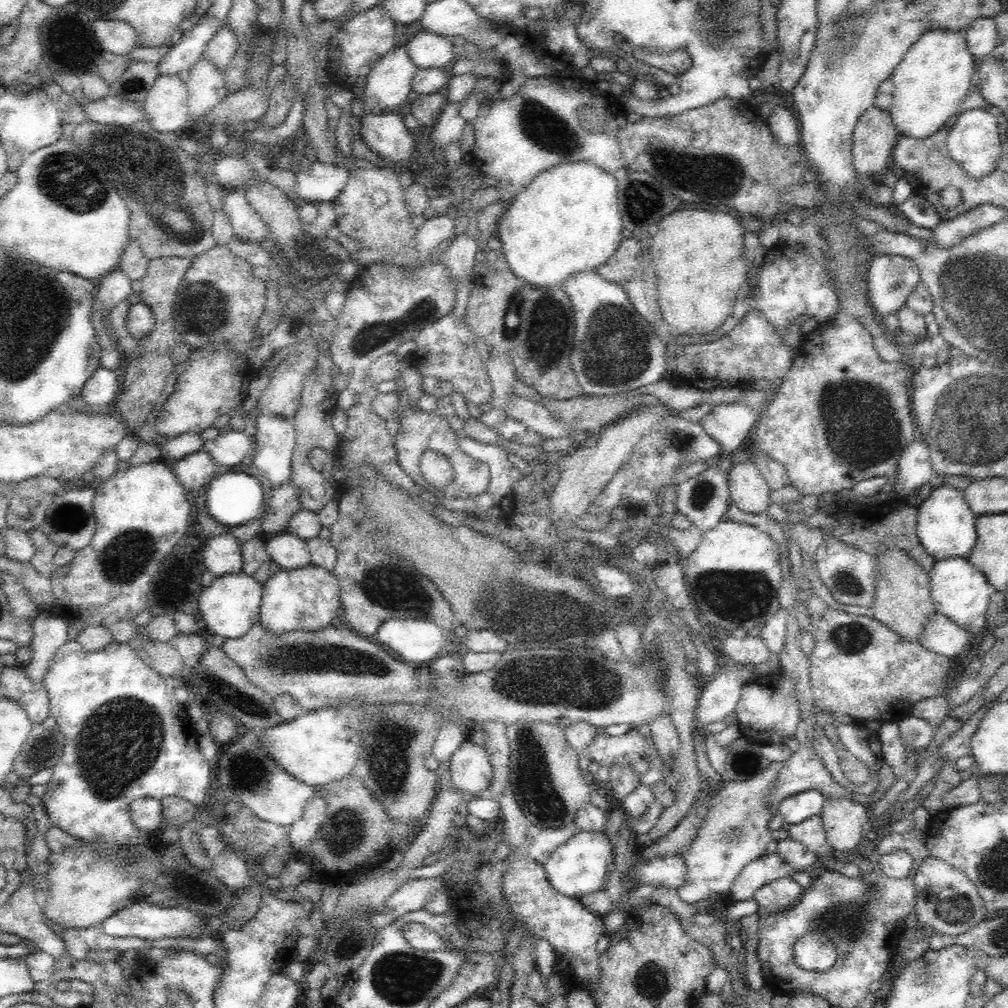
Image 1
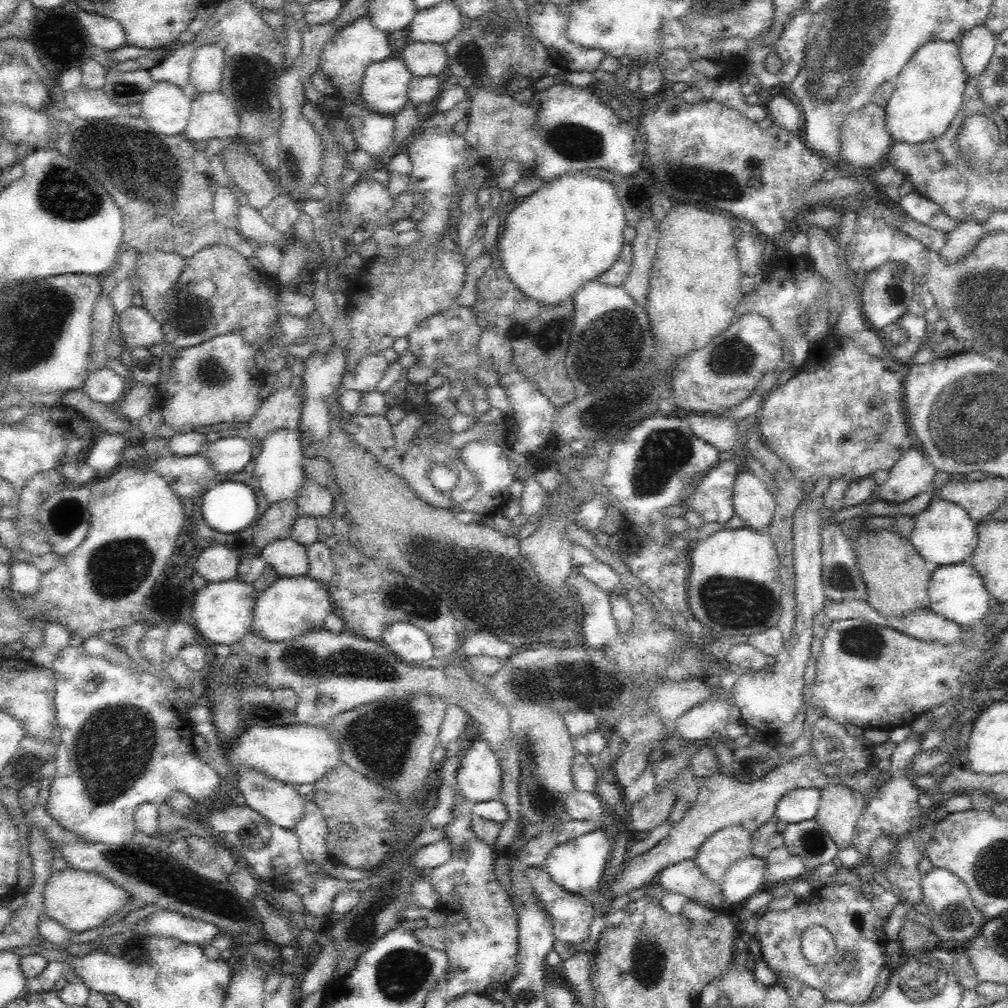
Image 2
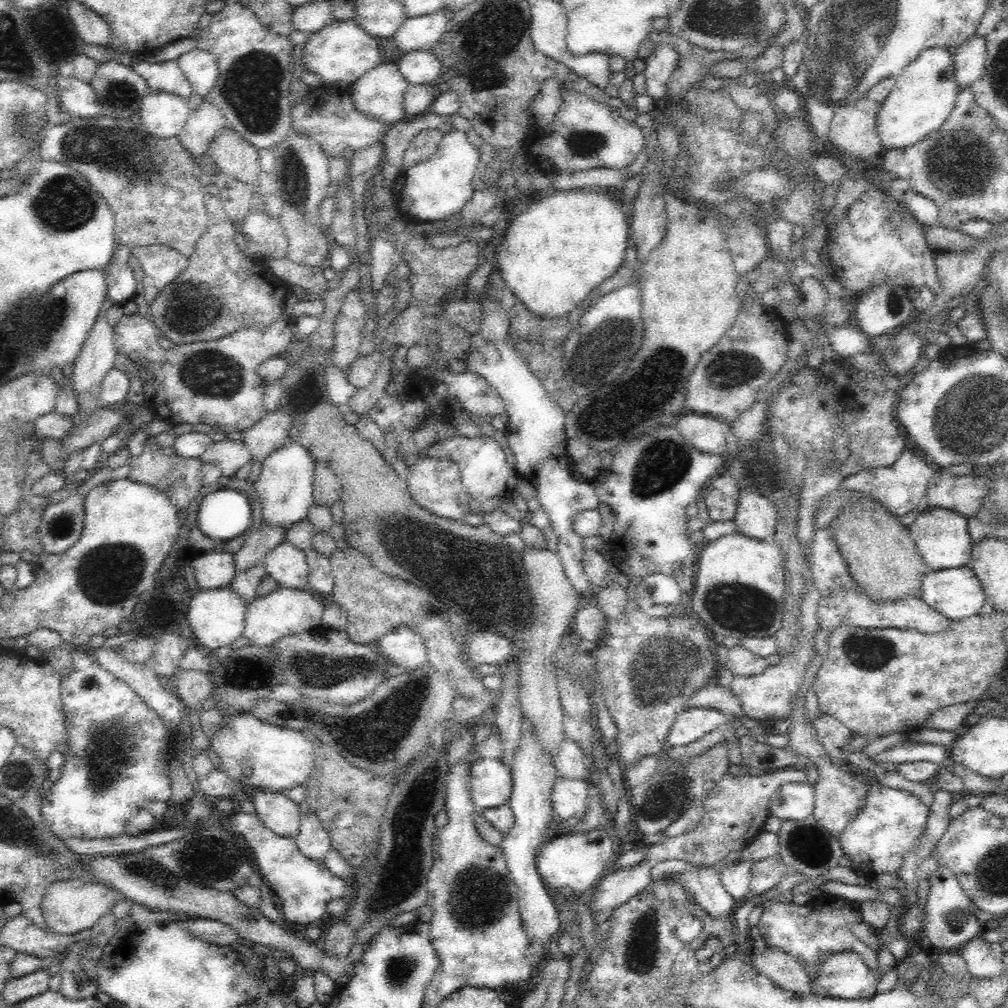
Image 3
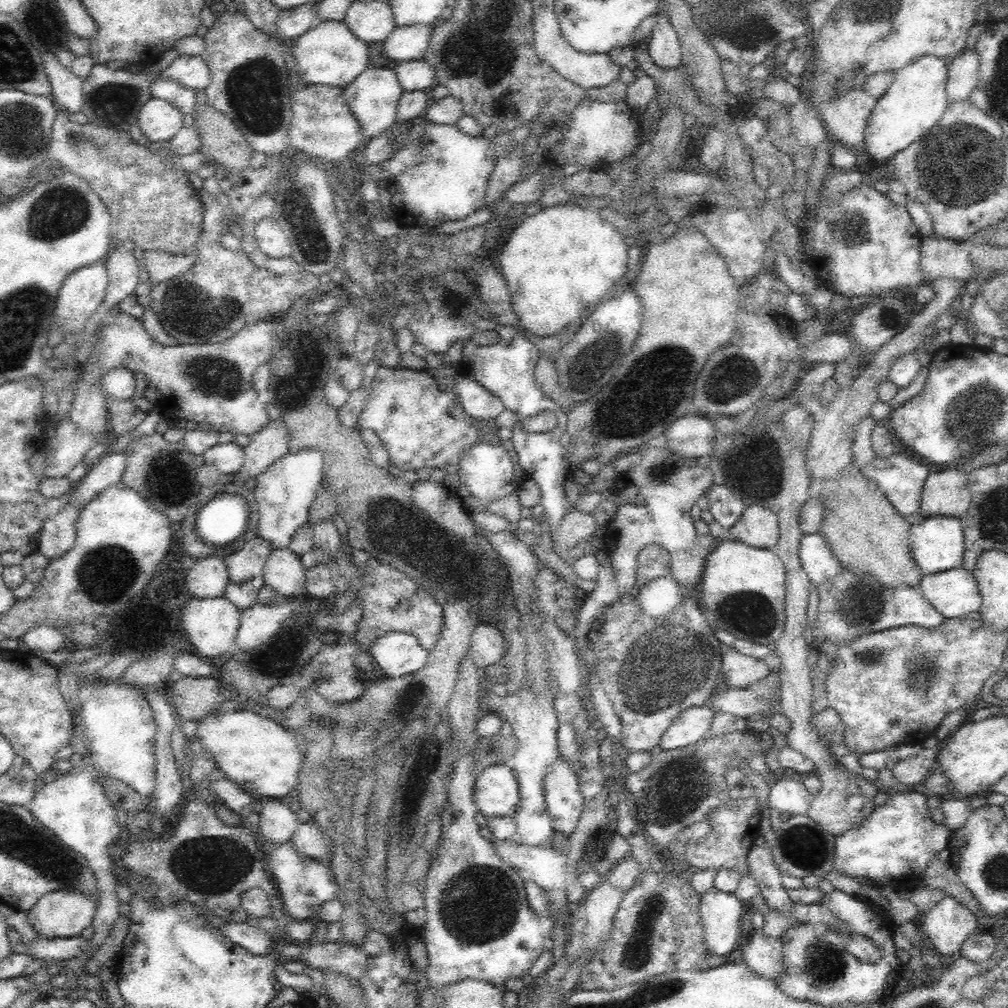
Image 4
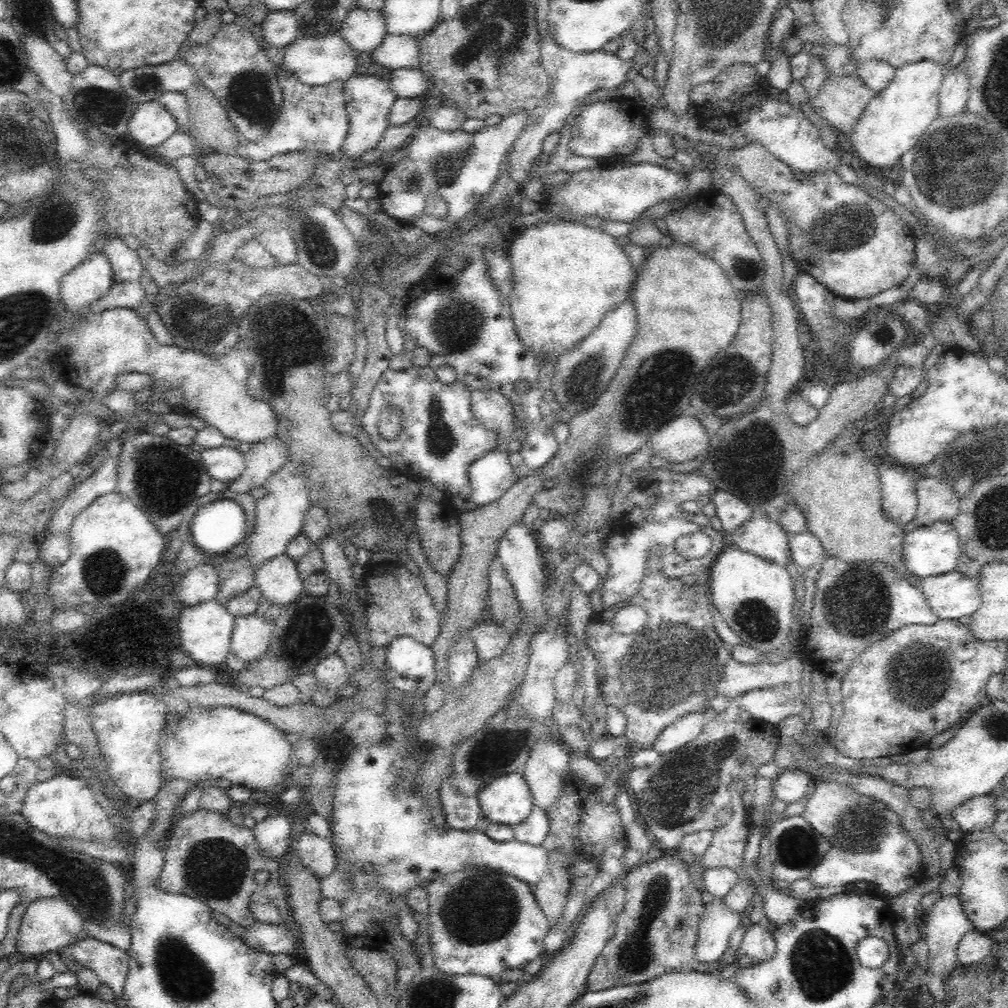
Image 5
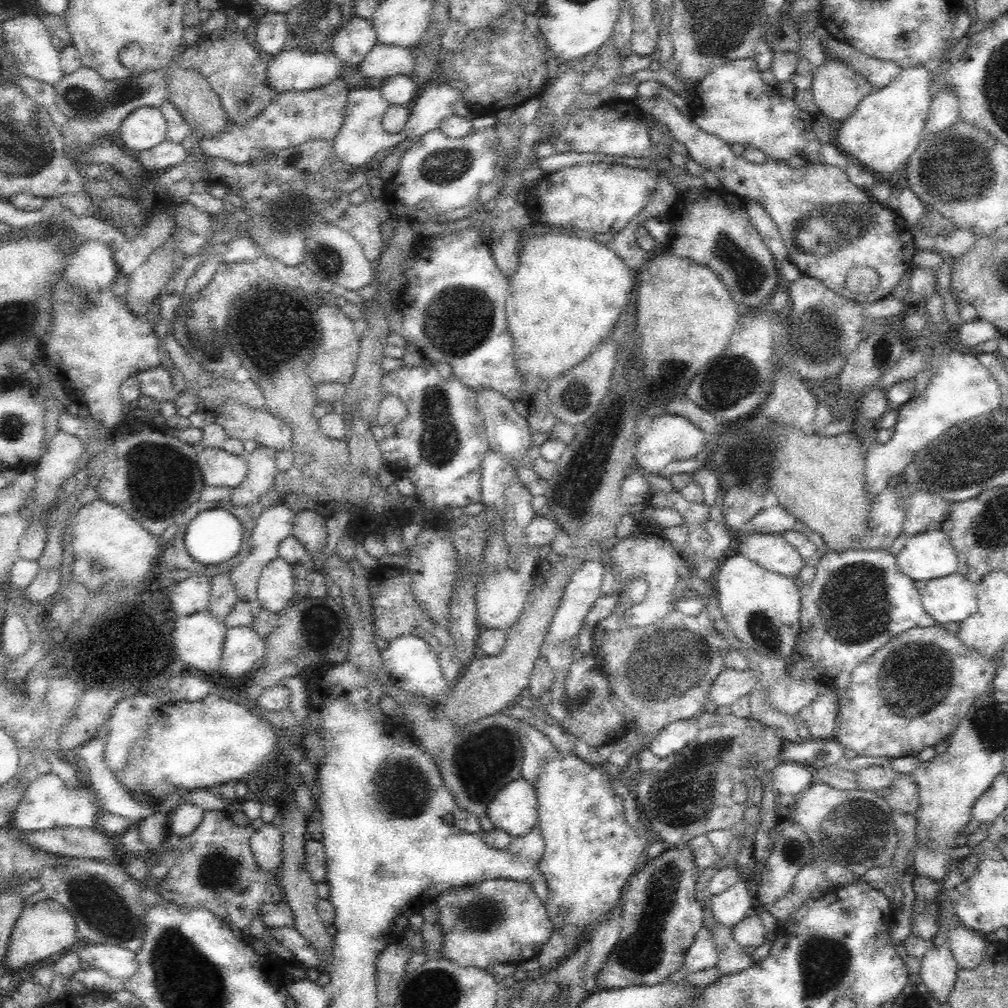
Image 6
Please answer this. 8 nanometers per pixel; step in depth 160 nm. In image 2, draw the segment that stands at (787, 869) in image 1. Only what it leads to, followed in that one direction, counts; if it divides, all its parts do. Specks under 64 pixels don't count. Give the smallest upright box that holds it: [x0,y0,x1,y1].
[722,854,766,904]

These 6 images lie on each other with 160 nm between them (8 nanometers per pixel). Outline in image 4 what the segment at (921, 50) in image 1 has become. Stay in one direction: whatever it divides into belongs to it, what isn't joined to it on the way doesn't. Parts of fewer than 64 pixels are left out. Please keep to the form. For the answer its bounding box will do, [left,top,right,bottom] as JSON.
[863,55,949,164]

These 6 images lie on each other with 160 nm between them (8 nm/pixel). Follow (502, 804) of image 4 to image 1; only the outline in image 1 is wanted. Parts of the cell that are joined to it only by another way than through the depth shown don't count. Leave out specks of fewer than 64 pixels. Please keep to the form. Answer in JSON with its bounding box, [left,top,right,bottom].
[449,739,493,797]

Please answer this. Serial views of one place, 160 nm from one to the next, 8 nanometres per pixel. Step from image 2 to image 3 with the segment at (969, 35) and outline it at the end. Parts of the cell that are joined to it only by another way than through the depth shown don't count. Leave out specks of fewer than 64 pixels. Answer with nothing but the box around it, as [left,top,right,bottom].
[952,35,987,89]

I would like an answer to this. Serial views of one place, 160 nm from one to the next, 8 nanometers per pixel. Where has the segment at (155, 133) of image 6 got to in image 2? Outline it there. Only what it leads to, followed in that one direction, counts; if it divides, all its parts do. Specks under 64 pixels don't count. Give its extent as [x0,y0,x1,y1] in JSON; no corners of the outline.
[141,82,192,135]

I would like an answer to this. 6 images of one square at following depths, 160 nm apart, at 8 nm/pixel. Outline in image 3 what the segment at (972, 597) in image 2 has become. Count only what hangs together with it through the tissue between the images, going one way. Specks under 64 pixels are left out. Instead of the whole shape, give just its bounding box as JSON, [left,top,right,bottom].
[921,566,986,621]

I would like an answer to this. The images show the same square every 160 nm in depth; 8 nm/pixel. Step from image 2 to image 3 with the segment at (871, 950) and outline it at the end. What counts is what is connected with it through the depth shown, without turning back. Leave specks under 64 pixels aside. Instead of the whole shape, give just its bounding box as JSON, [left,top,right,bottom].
[756,893,878,980]

